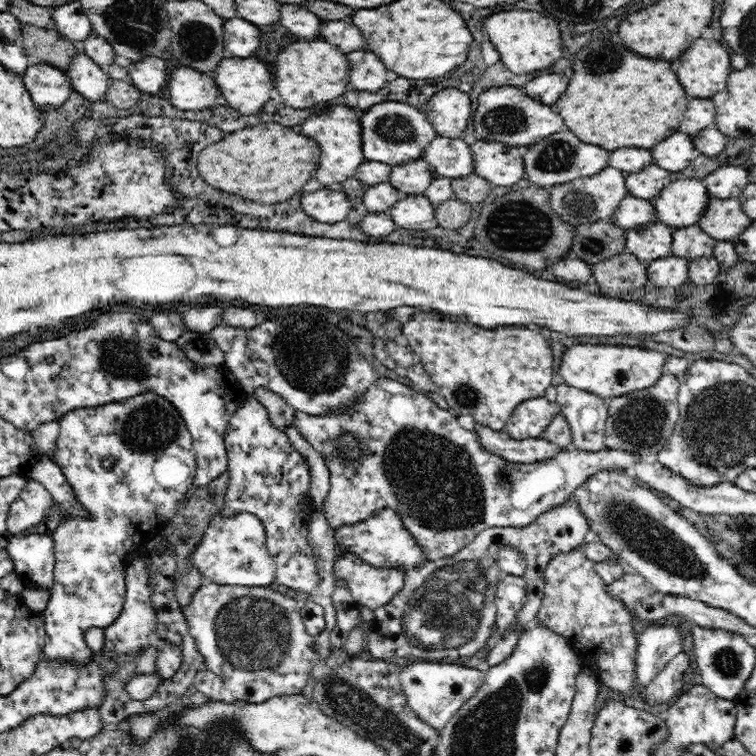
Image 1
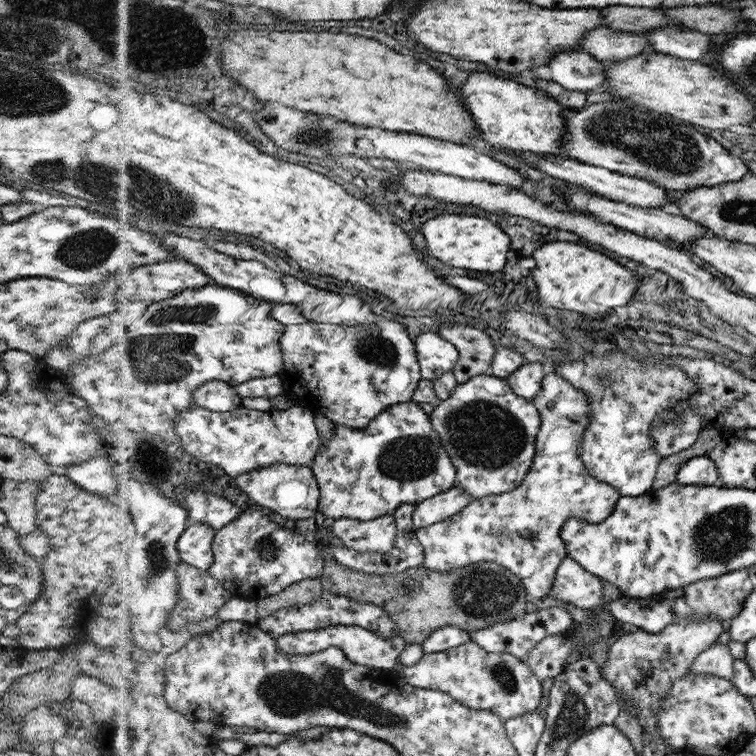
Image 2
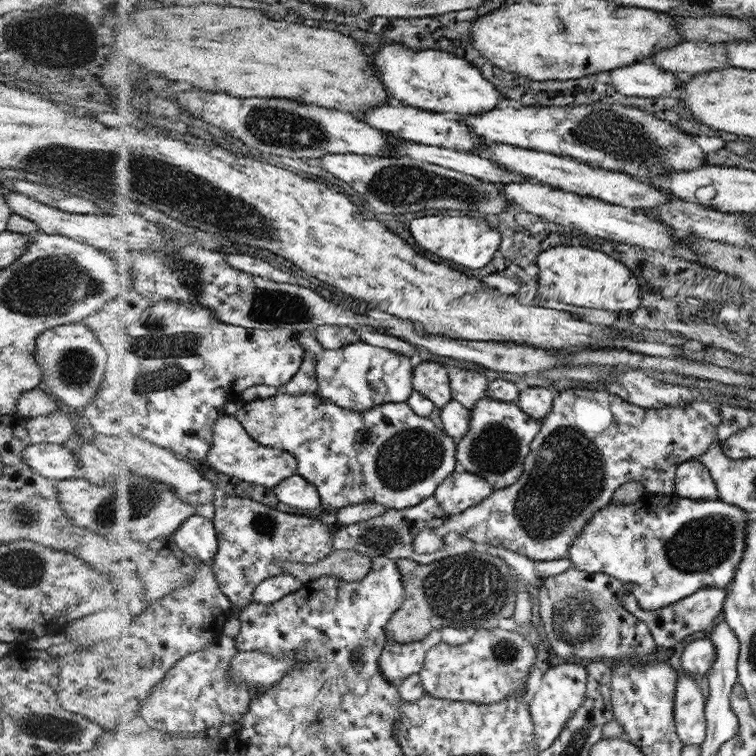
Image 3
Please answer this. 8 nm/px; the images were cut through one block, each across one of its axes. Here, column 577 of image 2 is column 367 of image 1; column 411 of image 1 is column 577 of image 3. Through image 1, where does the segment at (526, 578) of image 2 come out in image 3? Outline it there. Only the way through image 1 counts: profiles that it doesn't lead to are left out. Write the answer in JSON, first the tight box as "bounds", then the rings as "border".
{"bounds":[435,386,720,562],"border":[[[577,386],[556,392],[551,412],[539,421],[539,430],[529,444],[517,482],[491,491],[485,500],[459,514],[448,516],[443,524],[435,528],[435,532],[439,536],[457,532],[481,549],[485,544],[501,546],[531,560],[547,562],[565,559],[573,539],[581,534],[592,516],[610,502],[615,490],[623,483],[639,482],[647,493],[673,493],[677,465],[704,455],[716,440],[715,429],[720,424],[719,410],[708,399],[700,397],[695,397],[684,406],[645,409],[606,391],[595,392]]]}

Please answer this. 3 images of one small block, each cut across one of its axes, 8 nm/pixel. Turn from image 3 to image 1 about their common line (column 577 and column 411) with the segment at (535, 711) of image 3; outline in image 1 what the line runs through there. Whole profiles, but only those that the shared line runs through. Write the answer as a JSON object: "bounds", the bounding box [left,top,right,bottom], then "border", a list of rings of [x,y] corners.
{"bounds":[398,662,486,730],"border":[[[415,662],[411,666],[404,666],[398,678],[411,710],[422,721],[440,730],[482,688],[486,675],[476,666],[462,668],[456,666],[456,662]]]}

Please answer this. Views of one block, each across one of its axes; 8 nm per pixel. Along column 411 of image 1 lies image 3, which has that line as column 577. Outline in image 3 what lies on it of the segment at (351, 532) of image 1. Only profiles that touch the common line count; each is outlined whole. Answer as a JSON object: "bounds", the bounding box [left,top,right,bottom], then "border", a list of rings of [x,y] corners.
{"bounds":[567,492,753,610],"border":[[[645,492],[638,499],[625,504],[609,502],[585,524],[581,534],[573,539],[567,559],[575,569],[589,574],[603,573],[621,581],[627,594],[636,597],[640,607],[657,610],[693,595],[704,588],[726,587],[736,576],[736,568],[744,556],[748,520],[753,515],[718,498],[691,500],[669,493]]]}

